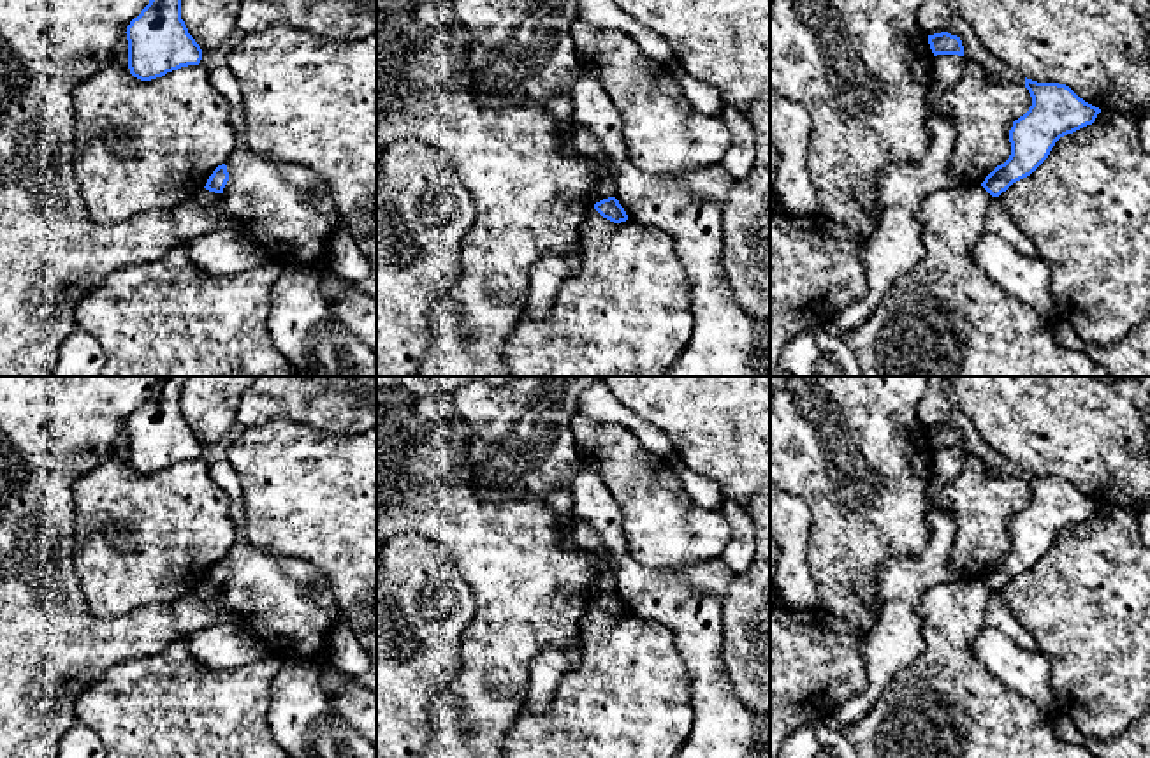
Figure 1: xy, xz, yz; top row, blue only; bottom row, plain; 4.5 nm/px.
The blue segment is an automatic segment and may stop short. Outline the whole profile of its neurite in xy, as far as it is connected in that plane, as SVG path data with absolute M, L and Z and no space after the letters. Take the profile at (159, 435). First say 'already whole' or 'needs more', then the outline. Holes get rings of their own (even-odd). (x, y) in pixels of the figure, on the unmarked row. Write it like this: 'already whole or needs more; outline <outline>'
already whole; outline M155 376L149 397L127 420L128 463L151 475L188 459L199 459L202 443L181 413L185 376Z

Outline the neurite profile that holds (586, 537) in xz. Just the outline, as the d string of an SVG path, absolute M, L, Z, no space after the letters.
M573 524L571 540L593 558L596 570L594 596L615 591L614 563L591 524Z

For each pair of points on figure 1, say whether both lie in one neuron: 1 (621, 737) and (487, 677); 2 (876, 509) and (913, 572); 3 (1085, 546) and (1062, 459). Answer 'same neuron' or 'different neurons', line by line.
1: different neurons
2: different neurons
3: different neurons

